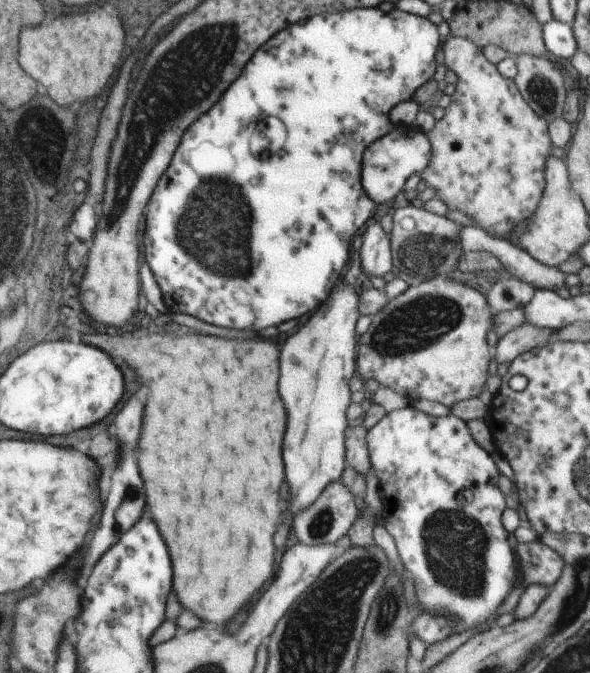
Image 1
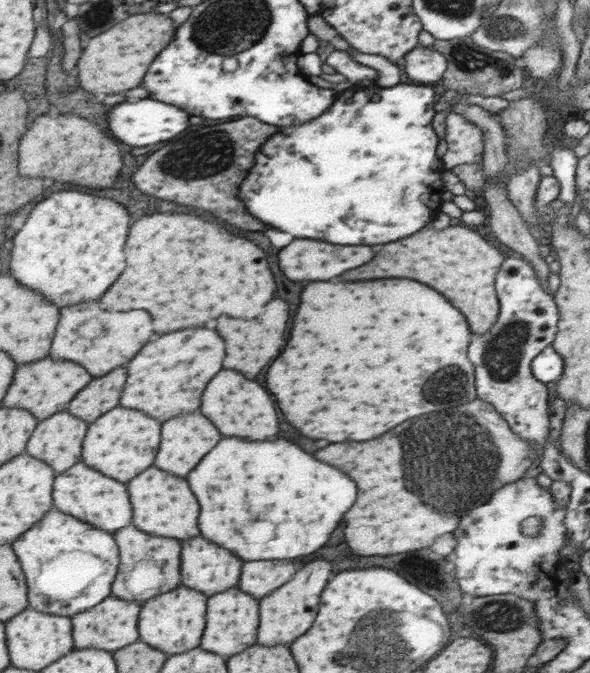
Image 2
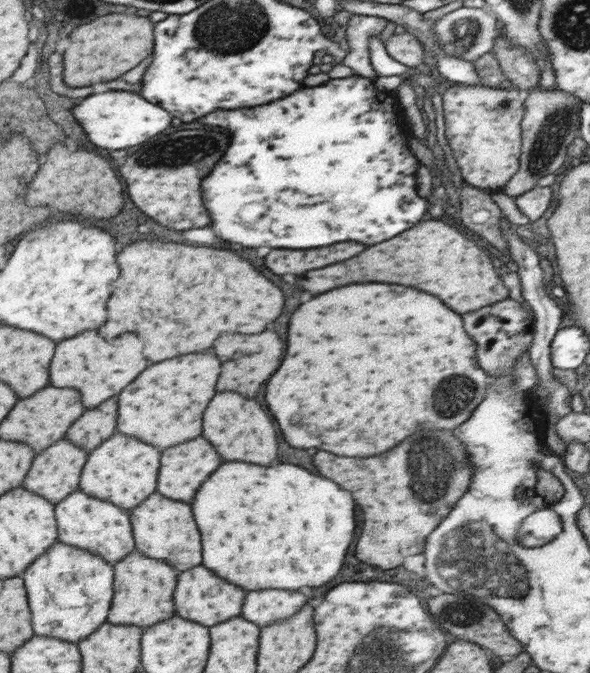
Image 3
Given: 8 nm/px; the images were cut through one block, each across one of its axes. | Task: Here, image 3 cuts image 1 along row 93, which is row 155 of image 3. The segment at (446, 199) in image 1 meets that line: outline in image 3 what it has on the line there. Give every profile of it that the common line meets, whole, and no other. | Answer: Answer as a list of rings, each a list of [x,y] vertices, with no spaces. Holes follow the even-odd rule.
[[[454,84],[446,89],[443,96],[439,98],[439,109],[441,109],[445,120],[445,136],[466,183],[488,192],[500,192],[504,190],[508,180],[518,171],[522,154],[520,123],[525,112],[523,97],[524,93],[517,88],[509,90],[499,86],[488,88],[481,84],[478,86]]]

